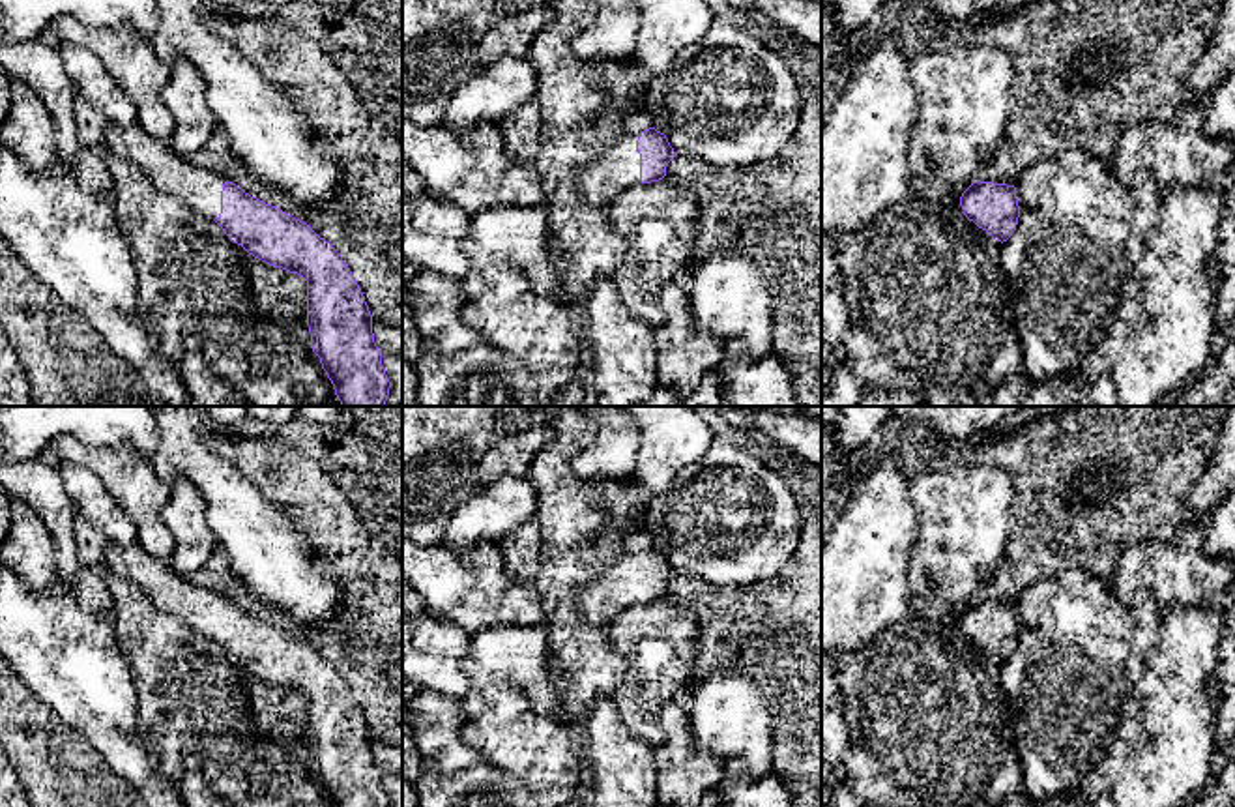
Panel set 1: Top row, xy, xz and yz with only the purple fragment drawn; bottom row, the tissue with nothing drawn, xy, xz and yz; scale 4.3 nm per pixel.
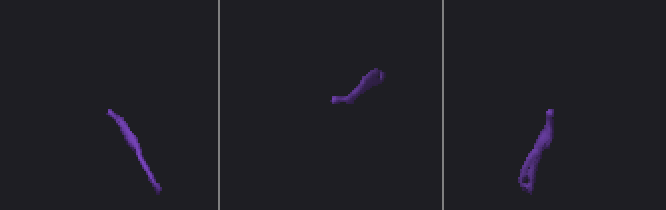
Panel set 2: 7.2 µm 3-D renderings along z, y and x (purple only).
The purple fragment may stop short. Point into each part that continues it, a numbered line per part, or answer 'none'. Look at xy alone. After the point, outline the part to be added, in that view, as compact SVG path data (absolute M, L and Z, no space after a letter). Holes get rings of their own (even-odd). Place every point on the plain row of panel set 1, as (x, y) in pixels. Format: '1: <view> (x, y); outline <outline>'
1: xy (201, 609); outline M109 543L103 562L107 573L140 588L159 610L178 616L196 633L219 637L221 610L228 601L225 595L191 584L140 543L129 547Z

